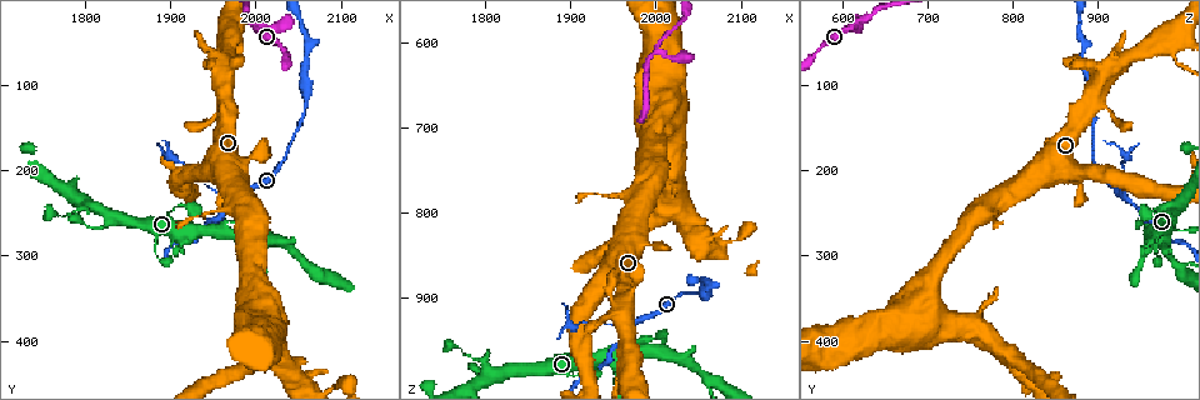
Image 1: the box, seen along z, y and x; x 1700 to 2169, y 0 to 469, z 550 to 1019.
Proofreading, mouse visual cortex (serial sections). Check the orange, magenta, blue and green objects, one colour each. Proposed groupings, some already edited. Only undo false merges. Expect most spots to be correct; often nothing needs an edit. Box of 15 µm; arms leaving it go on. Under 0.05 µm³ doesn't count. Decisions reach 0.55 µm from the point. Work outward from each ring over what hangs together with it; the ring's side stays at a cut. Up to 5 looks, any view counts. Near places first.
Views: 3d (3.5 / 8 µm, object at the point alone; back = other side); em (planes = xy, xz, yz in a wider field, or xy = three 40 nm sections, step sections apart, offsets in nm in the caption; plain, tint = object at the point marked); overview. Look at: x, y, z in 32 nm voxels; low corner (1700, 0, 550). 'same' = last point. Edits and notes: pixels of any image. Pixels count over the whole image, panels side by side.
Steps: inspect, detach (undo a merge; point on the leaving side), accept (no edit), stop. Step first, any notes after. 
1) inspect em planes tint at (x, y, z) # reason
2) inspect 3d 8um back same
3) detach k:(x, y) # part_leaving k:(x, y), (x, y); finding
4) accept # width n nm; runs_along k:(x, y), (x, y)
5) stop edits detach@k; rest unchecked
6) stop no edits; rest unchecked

inspect 3d 3.5um at (1950, 270, 1000) # a narrow waist

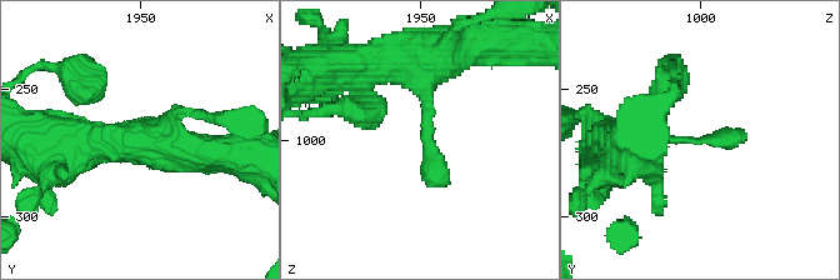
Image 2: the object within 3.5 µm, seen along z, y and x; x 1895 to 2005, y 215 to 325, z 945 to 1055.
inspect em xy step 3 tint at (1954, 269, 1000) # shape alone is not enough

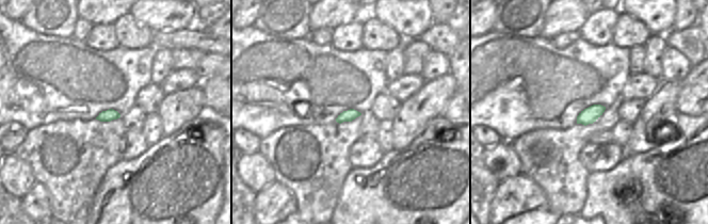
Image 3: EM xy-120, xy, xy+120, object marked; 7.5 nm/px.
accept # runs_along 2:(419, 55), (434, 170), (450, 183); all the same cell

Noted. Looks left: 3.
inspect 3d 3.5um at (2020, 30, 620) # calibre changes

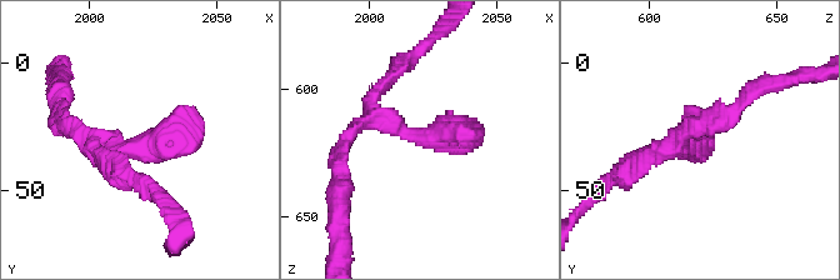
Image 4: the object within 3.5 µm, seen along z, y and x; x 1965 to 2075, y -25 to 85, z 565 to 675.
inspect em xy step 3 tint at (2023, 31, 618) # need the tissue

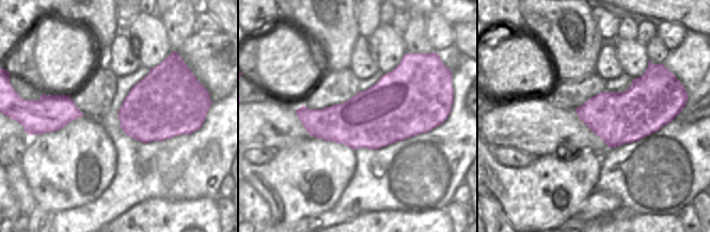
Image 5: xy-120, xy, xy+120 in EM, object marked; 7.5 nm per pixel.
accept # one cell here

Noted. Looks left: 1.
stop no edits; rest unchecked

